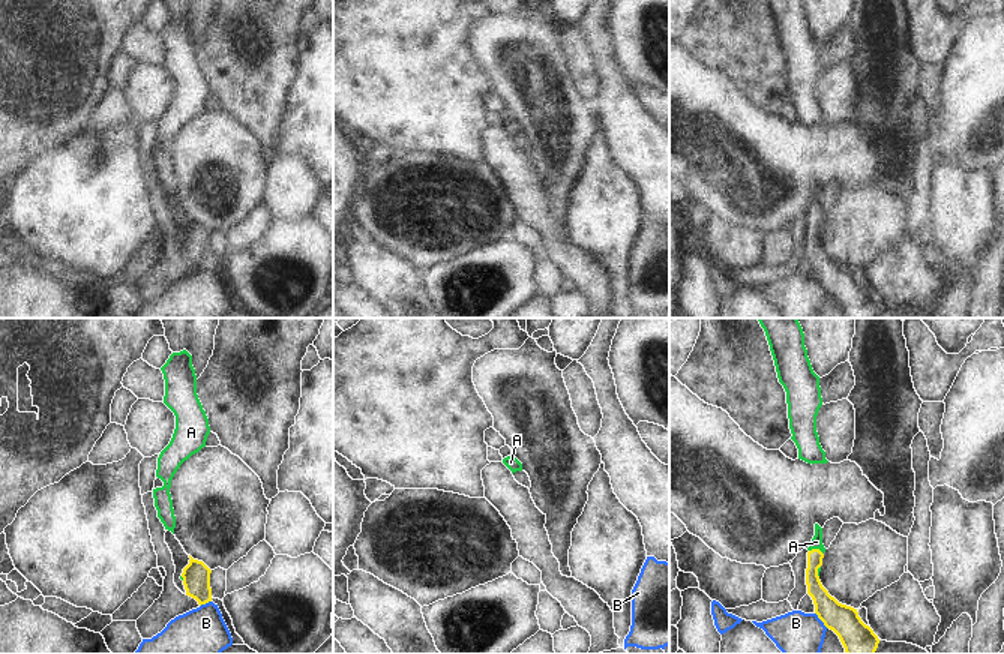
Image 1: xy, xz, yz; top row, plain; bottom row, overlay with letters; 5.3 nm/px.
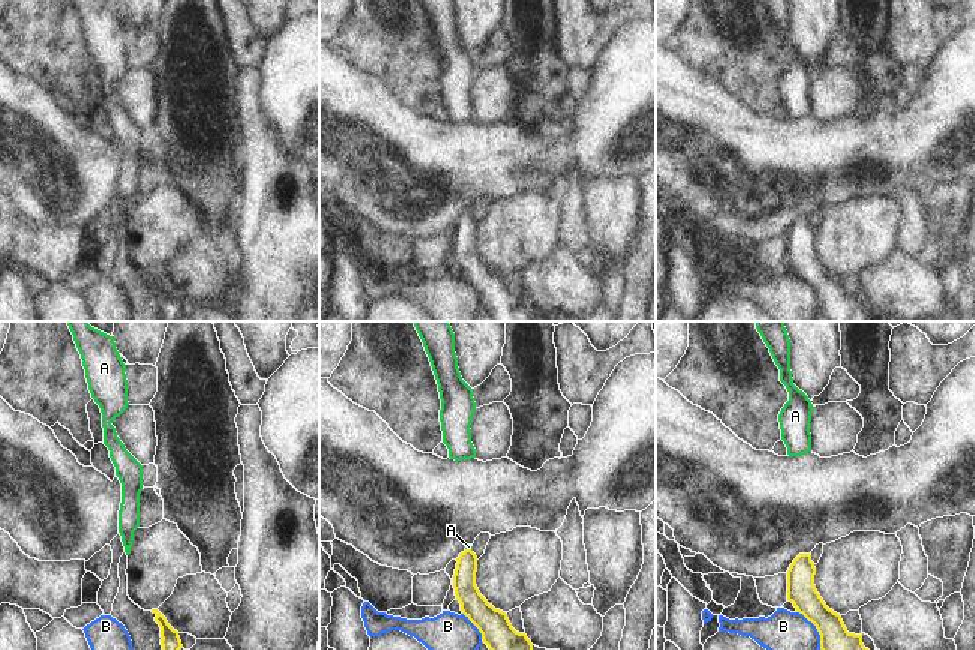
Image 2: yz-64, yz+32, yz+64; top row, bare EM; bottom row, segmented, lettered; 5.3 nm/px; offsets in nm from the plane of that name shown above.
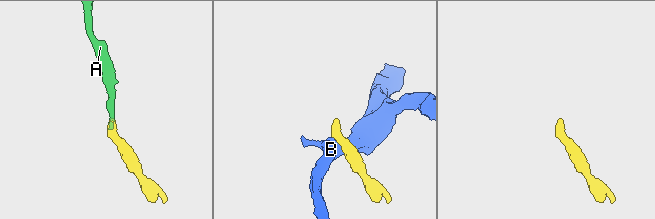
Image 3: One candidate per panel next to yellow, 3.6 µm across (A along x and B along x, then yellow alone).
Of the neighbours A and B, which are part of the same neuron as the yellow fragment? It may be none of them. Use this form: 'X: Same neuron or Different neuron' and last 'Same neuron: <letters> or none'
A: Same neuron
B: Different neuron
Same neuron: A

